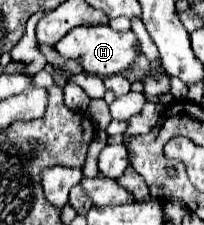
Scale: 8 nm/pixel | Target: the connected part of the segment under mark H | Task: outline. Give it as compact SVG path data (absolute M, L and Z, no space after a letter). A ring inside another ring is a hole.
M98 24L98 26L80 26L76 30L70 30L66 34L66 38L62 38L56 44L56 50L66 56L66 58L78 58L82 62L82 68L86 72L92 74L100 74L100 76L110 76L110 74L120 74L124 72L132 62L136 62L136 58L142 54L138 48L138 40L136 34L132 30L126 32L116 32L106 24Z

